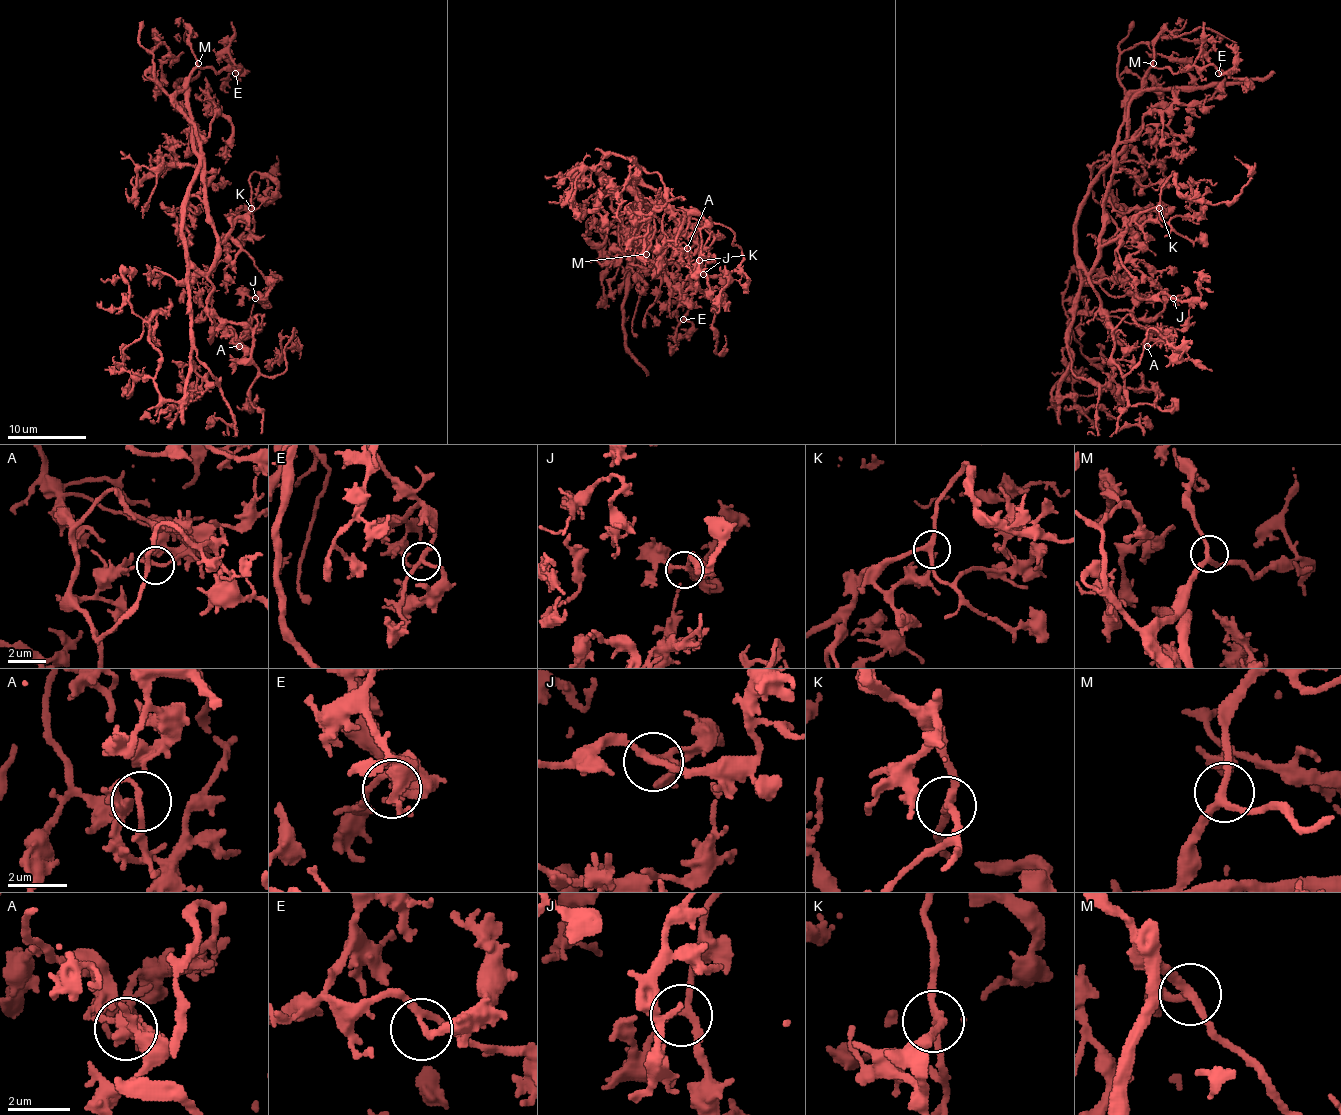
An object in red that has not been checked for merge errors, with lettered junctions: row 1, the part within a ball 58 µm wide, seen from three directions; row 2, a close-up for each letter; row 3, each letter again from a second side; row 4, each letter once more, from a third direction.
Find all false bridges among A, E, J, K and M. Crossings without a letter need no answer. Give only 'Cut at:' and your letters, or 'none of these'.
Cut at: none of these

